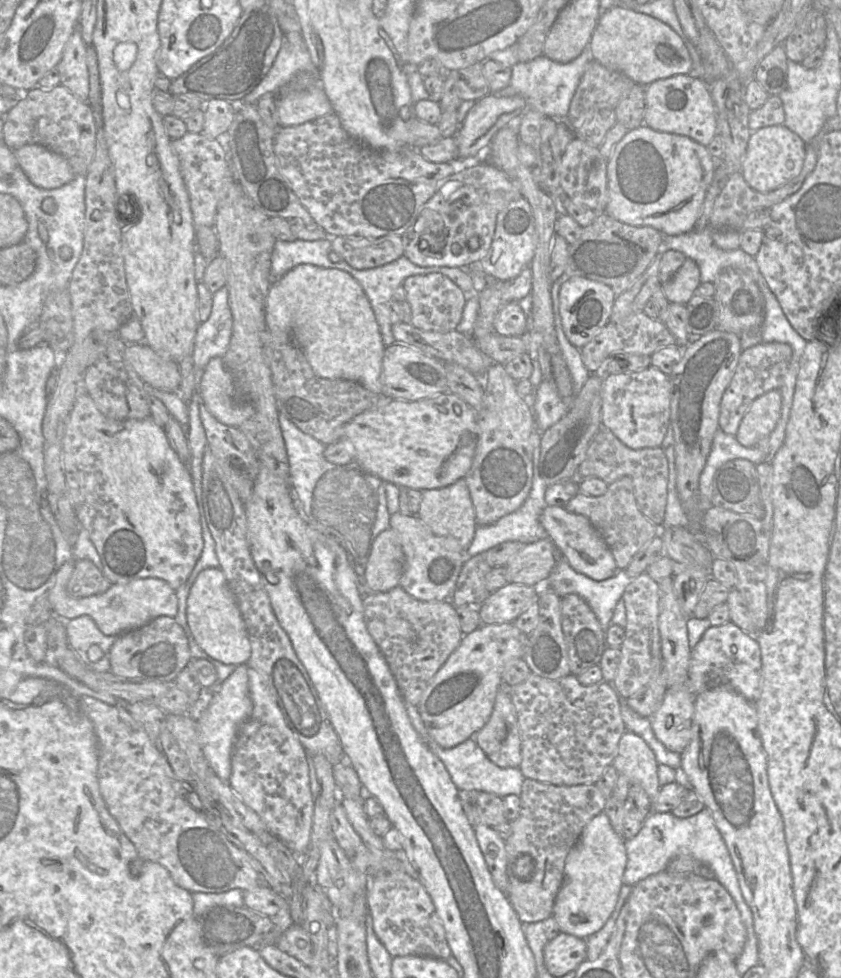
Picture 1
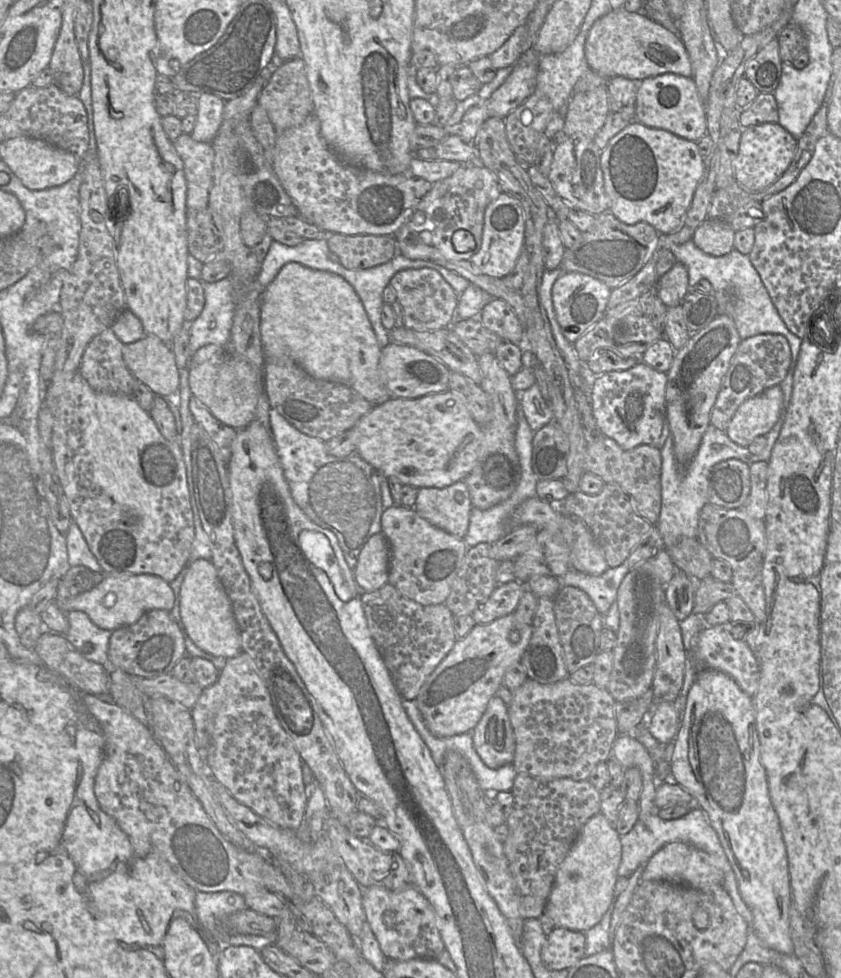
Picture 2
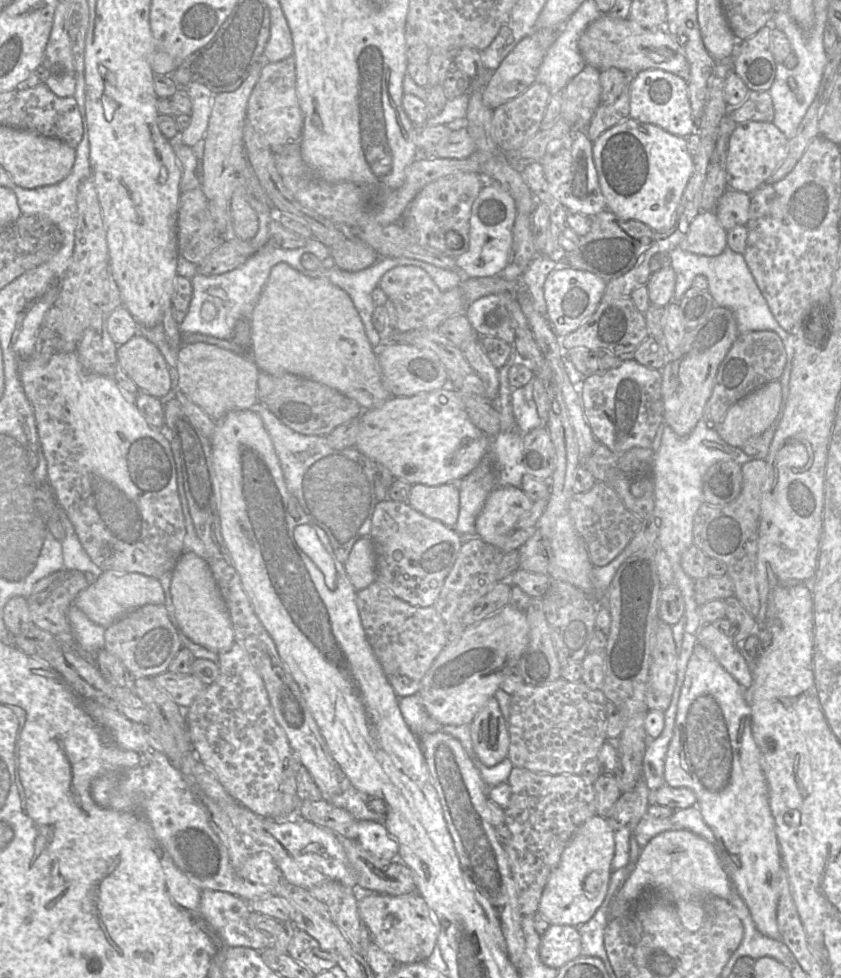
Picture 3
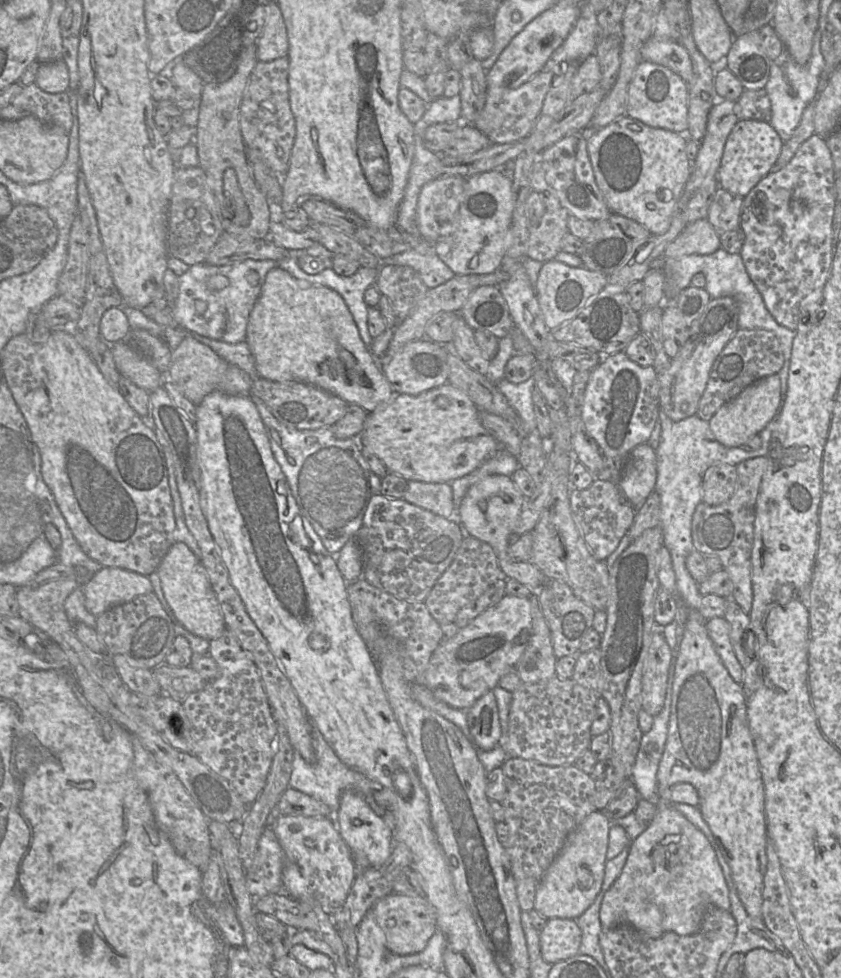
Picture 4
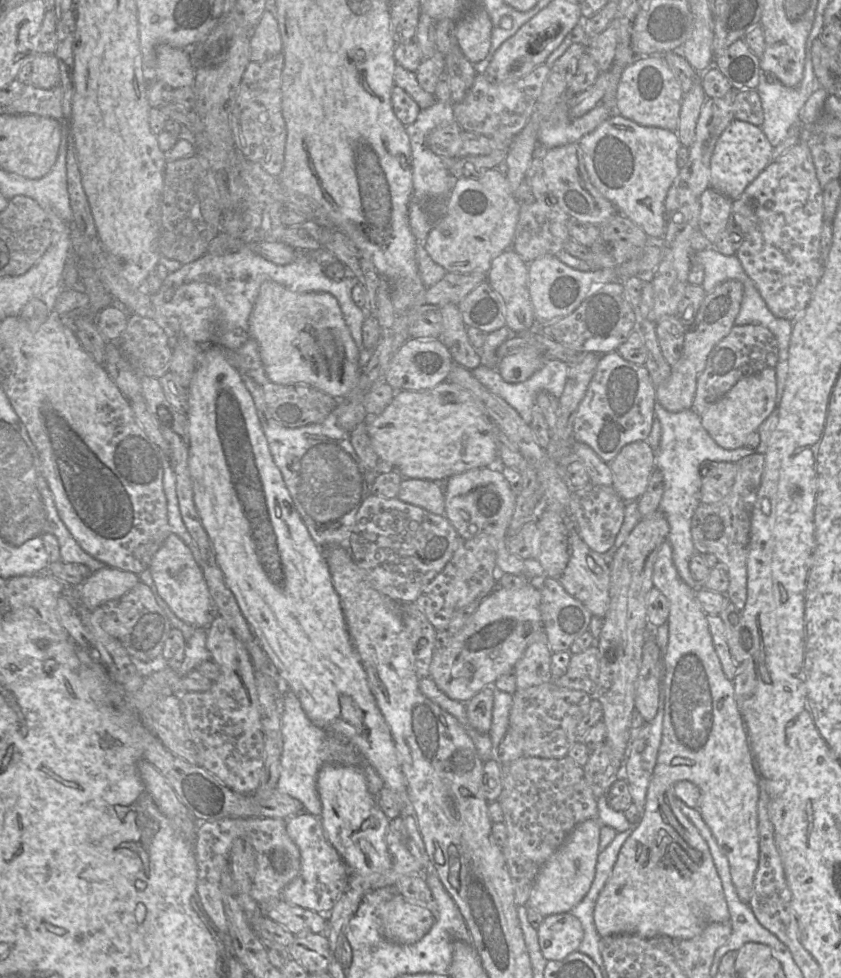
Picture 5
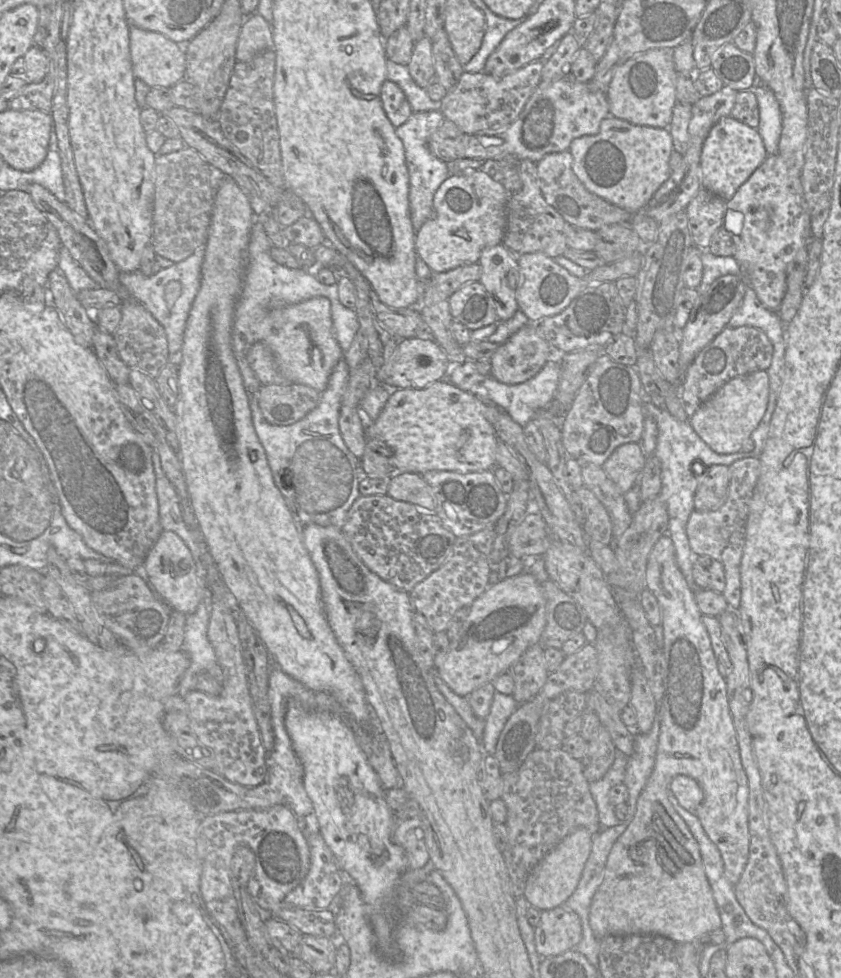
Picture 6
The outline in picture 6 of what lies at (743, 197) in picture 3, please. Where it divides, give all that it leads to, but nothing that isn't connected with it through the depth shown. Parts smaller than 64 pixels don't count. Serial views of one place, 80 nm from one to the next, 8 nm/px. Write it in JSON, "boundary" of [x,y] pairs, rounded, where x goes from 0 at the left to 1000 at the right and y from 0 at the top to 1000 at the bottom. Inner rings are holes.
{"boundary":[[[832,193],[815,213],[818,232],[826,252],[841,255],[848,239],[861,230],[863,204]]]}

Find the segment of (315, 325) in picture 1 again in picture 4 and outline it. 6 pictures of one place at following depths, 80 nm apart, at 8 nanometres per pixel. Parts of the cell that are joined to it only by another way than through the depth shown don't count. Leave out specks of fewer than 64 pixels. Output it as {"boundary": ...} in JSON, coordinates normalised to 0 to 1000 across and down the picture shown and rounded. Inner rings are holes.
{"boundary":[[[328,273],[322,275],[317,279],[312,289],[309,301],[295,325],[293,349],[301,363],[303,376],[307,383],[316,389],[327,391],[353,390],[369,393],[407,407],[414,413],[423,413],[429,415],[436,422],[441,422],[449,416],[459,414],[468,406],[470,402],[465,398],[465,395],[455,382],[452,373],[448,371],[446,365],[442,364],[436,354],[430,349],[420,323],[407,303],[391,293],[372,291],[365,287],[356,286],[334,274]]]}

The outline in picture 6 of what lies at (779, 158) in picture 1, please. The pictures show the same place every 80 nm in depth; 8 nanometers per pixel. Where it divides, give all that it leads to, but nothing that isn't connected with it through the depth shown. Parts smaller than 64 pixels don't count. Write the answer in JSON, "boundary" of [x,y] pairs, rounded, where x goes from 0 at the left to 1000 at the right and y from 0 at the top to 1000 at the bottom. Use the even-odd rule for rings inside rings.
{"boundary":[[[870,119],[861,120],[847,130],[835,150],[832,164],[835,192],[868,204],[912,160],[900,131],[893,131]]]}

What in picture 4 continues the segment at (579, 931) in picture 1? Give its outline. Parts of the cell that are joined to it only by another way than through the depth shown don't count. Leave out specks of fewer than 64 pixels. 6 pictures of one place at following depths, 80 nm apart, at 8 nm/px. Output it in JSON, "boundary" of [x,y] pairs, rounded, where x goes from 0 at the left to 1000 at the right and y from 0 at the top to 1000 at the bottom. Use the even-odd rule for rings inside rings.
{"boundary":[[[706,829],[677,853],[637,910],[635,930],[644,938],[685,941],[705,923],[718,898],[727,843],[719,830]]]}

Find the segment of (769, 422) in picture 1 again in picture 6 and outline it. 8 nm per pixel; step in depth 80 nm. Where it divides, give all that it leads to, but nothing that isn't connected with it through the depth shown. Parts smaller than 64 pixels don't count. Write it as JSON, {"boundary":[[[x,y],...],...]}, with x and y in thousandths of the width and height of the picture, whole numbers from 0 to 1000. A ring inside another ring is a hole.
{"boundary":[[[899,379],[869,388],[842,407],[818,430],[830,446],[851,463],[881,461],[883,452],[893,448],[905,431],[914,410],[912,379]]]}

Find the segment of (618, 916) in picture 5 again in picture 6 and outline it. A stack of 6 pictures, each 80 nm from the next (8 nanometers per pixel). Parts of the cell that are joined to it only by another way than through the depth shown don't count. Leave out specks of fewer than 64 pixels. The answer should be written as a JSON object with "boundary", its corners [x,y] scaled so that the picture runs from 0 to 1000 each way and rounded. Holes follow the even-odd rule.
{"boundary":[[[790,546],[776,558],[768,581],[768,600],[781,611],[790,646],[787,665],[788,714],[784,727],[785,747],[776,788],[756,821],[755,831],[722,876],[716,901],[704,919],[700,945],[706,957],[784,956],[805,963],[841,963],[839,958],[859,951],[847,909],[837,892],[832,868],[817,843],[795,819],[795,803],[805,792],[816,792],[834,804],[837,816],[828,833],[857,874],[861,894],[873,906],[880,899],[891,873],[889,801],[874,746],[866,726],[863,696],[854,685],[835,627],[826,613],[828,603],[810,586],[800,554]]]}

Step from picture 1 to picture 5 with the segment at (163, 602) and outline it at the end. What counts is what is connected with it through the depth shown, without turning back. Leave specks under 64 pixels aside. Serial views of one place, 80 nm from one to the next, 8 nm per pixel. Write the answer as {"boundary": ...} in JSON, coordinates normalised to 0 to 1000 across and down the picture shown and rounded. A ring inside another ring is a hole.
{"boundary":[[[126,579],[111,585],[94,599],[94,616],[105,624],[150,607],[164,595],[163,587]]]}

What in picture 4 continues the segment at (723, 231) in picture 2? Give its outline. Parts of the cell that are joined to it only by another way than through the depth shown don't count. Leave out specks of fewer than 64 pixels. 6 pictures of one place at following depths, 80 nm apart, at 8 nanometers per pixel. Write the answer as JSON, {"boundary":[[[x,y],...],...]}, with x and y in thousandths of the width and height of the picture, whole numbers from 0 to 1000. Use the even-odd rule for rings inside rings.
{"boundary":[[[834,224],[818,229],[811,238],[793,252],[788,262],[792,266],[820,260],[841,261],[856,254],[856,240],[841,224]]]}

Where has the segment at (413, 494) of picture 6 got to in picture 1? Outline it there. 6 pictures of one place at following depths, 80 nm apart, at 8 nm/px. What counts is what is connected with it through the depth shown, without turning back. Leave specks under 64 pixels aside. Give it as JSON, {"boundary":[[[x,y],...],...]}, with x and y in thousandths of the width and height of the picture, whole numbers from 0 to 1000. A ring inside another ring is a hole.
{"boundary":[[[552,489],[528,499],[502,501],[496,528],[517,547],[530,550],[529,557],[534,561],[543,564],[553,564],[556,561],[567,540],[559,502]]]}

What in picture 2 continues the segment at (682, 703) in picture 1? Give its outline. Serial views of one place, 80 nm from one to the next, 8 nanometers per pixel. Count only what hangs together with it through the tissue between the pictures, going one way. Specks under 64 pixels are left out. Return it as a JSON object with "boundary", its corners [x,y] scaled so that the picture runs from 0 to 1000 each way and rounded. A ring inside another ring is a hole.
{"boundary":[[[778,718],[769,734],[769,744],[786,761],[801,758],[810,741],[810,731],[800,718]]]}

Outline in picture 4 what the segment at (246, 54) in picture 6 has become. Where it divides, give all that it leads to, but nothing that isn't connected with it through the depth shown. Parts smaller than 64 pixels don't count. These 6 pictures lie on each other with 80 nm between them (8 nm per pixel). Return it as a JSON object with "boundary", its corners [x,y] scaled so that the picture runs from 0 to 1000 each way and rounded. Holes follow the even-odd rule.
{"boundary":[[[319,1],[316,18],[304,44],[304,59],[317,63],[340,57],[344,44],[334,10],[328,1]]]}

